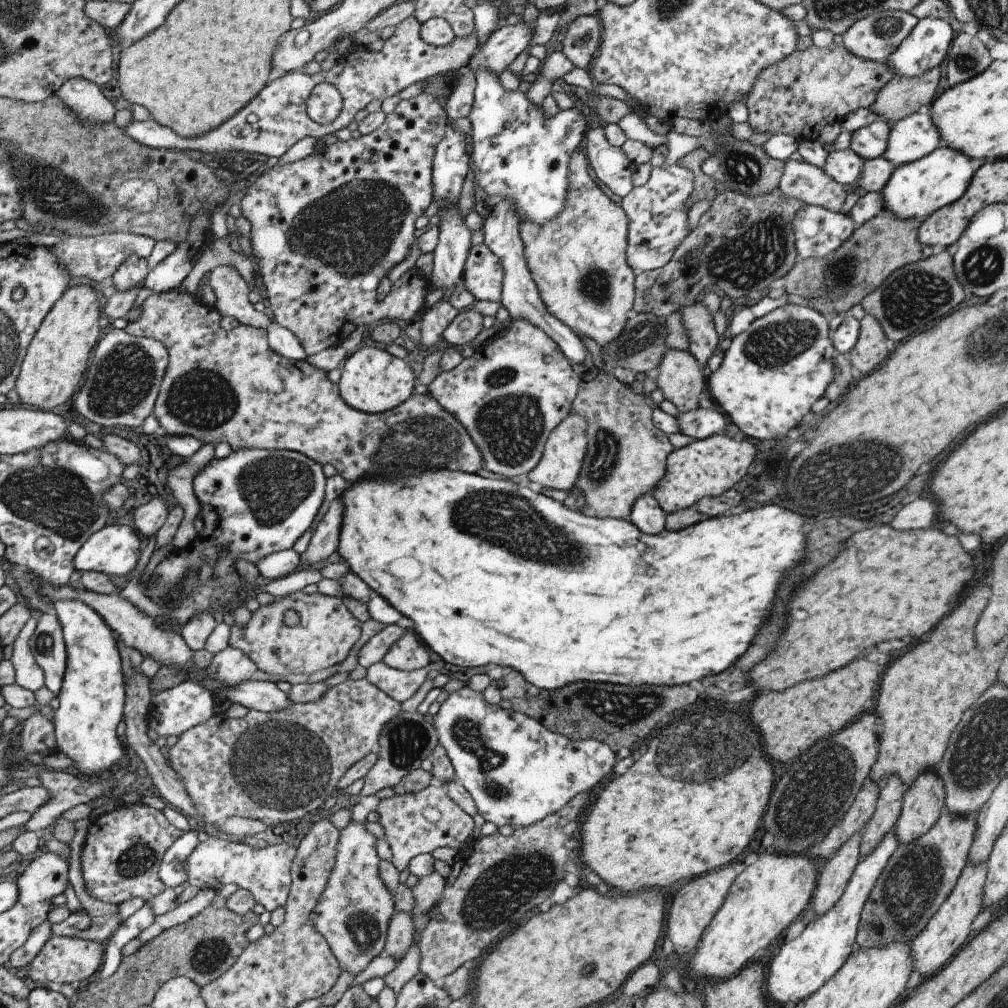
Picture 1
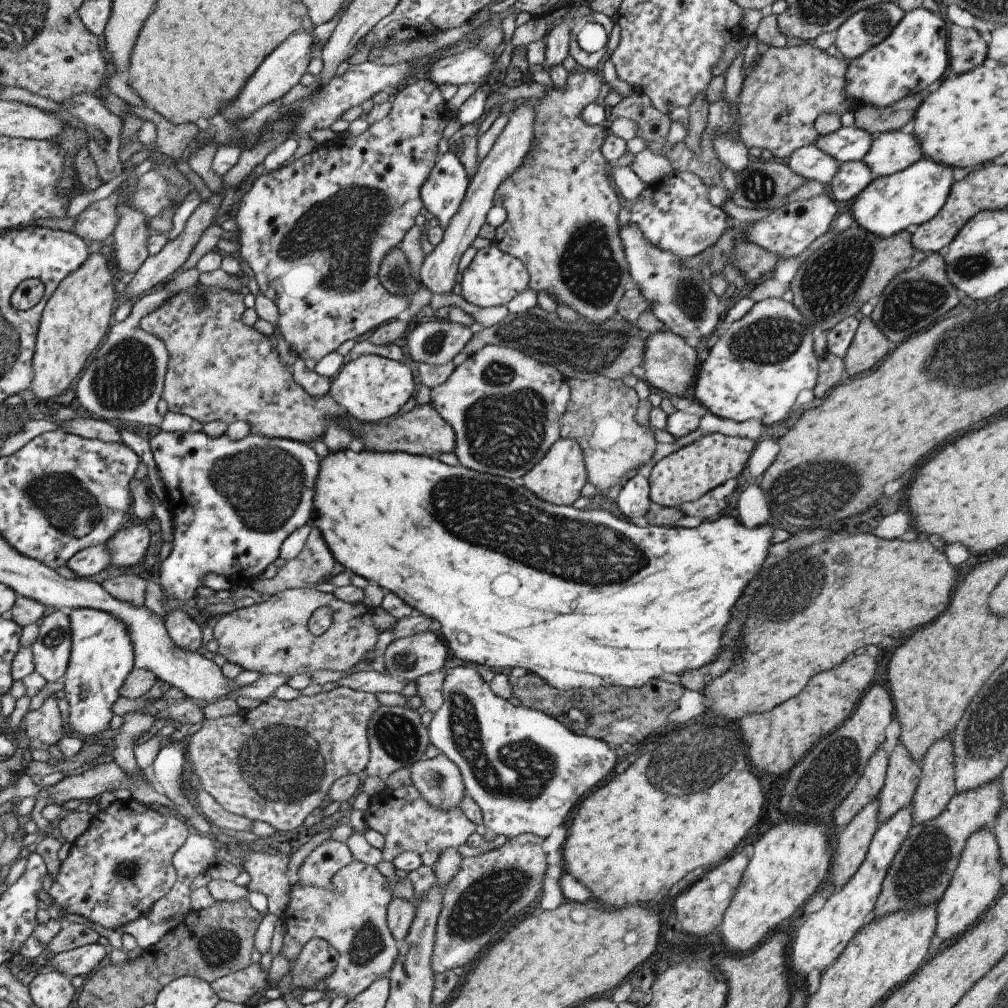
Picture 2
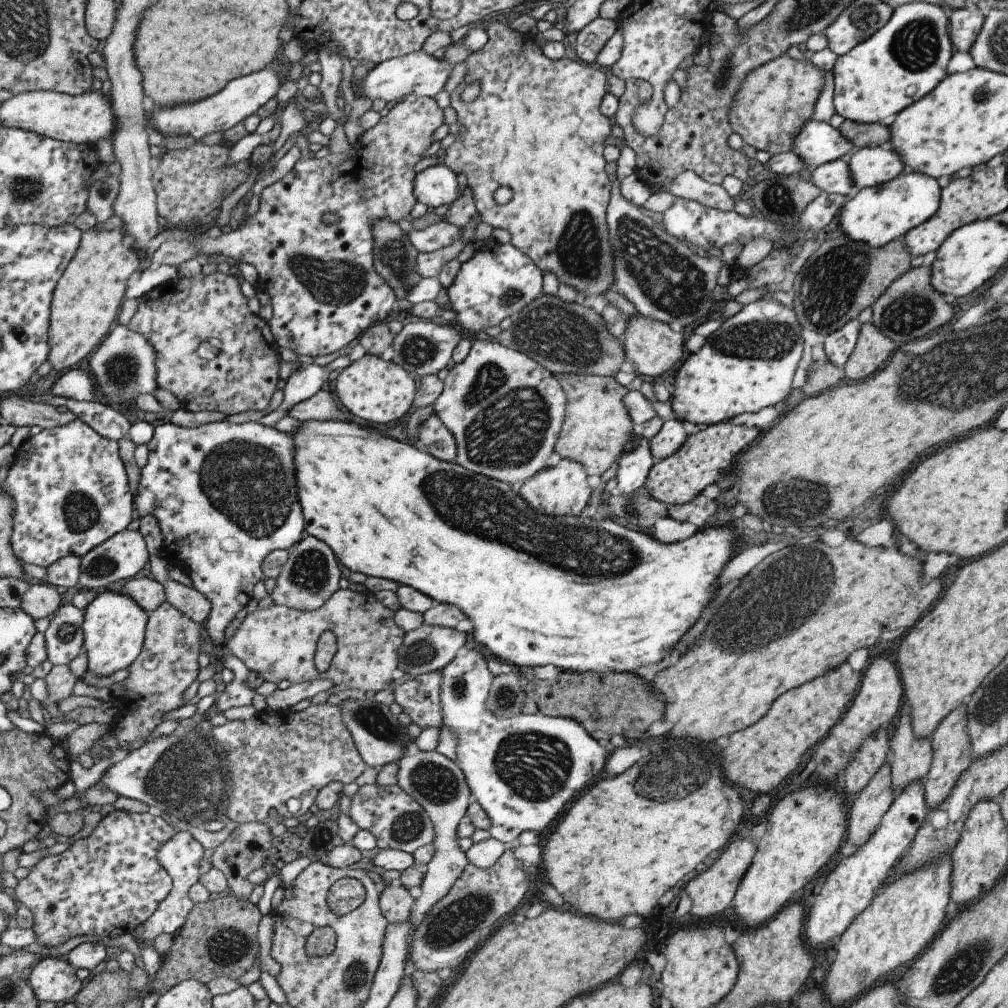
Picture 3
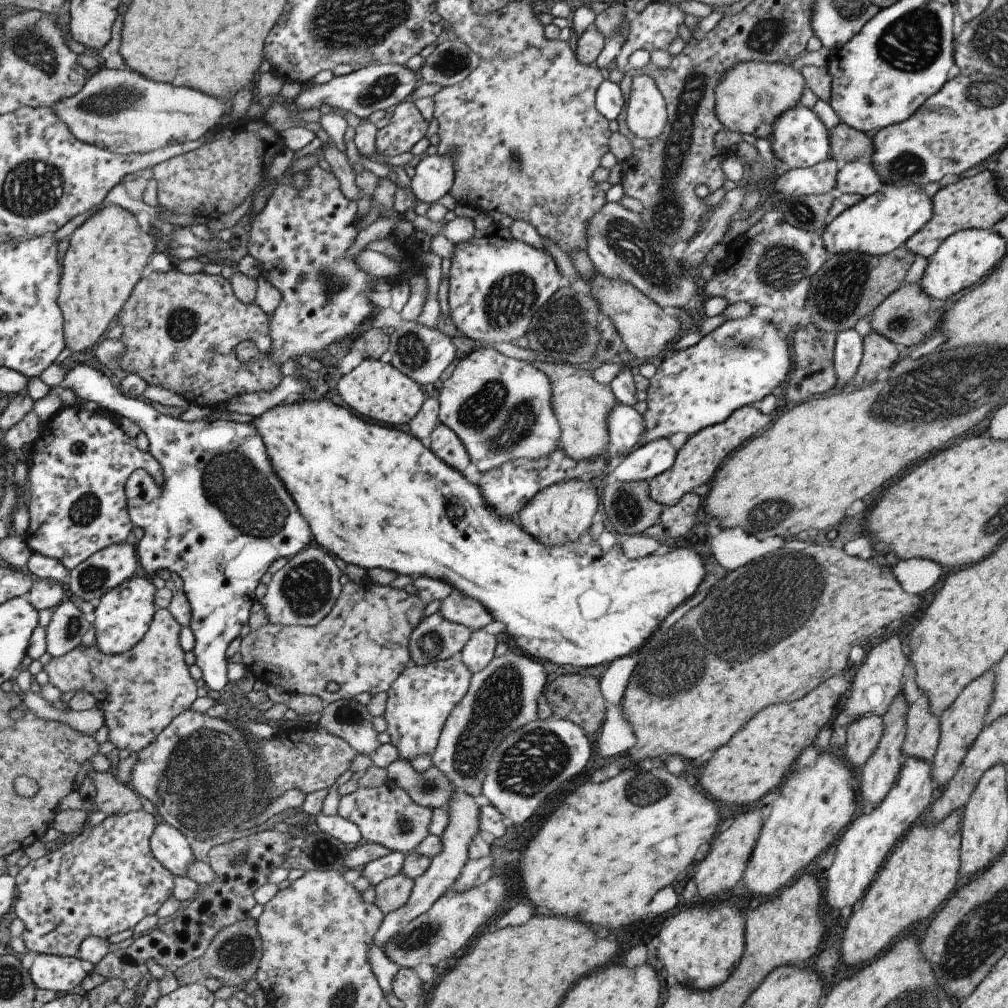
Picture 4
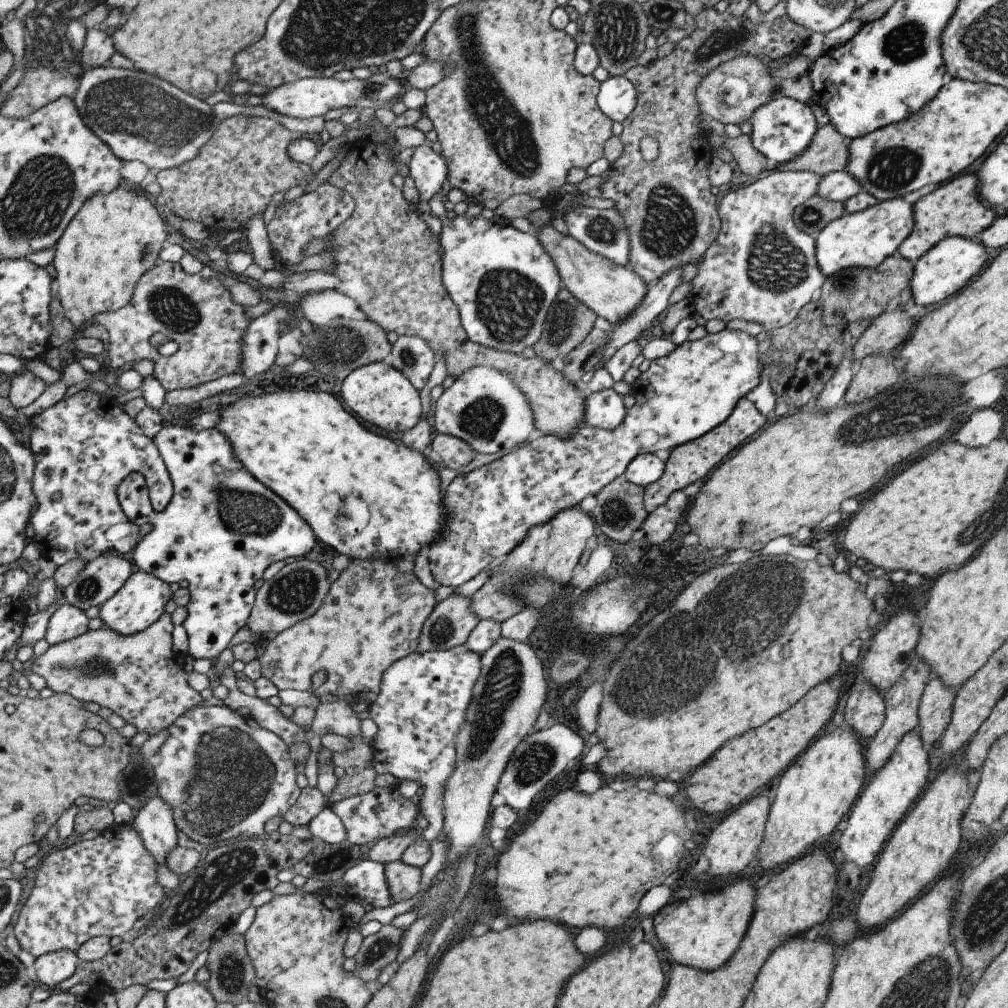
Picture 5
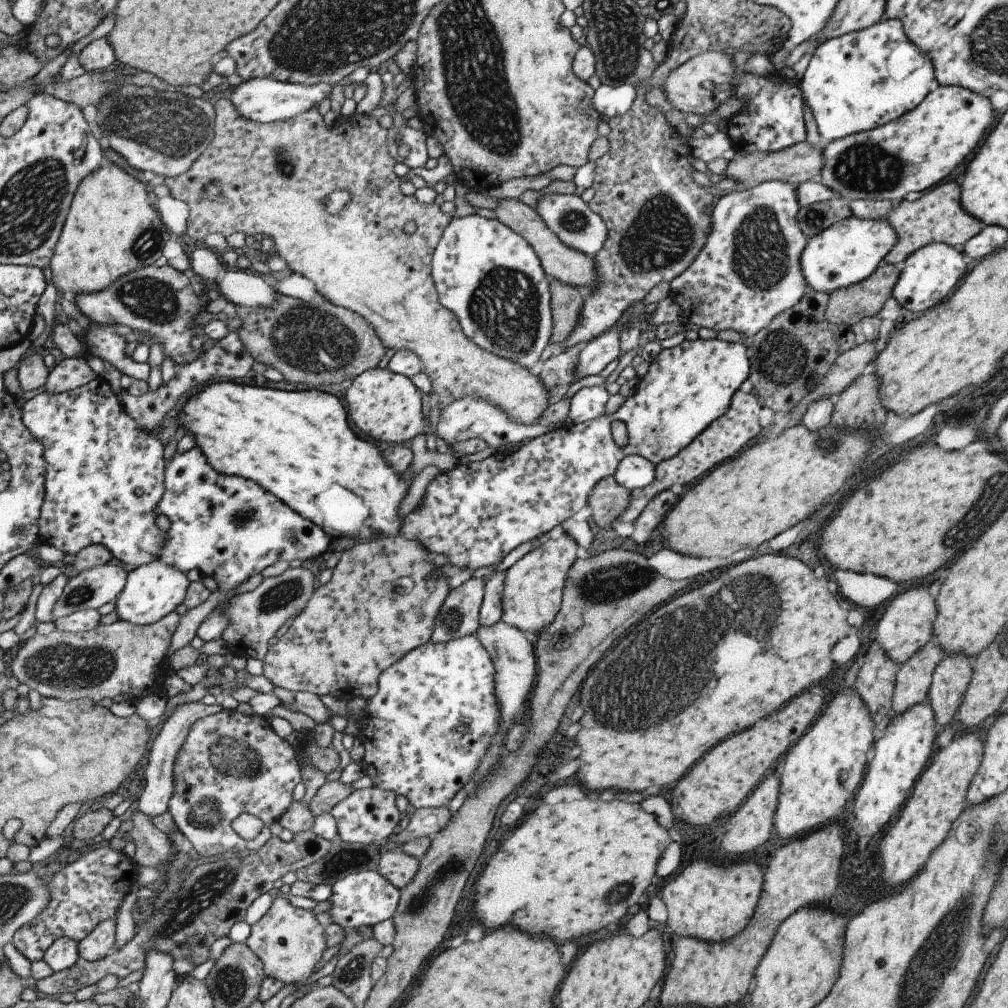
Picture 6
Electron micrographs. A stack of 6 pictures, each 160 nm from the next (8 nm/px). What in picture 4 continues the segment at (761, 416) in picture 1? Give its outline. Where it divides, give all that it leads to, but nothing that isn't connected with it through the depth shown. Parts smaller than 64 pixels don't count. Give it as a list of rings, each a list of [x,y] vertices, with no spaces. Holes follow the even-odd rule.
[[[751,314],[737,320],[727,320],[702,336],[696,344],[660,357],[655,362],[655,374],[648,379],[649,384],[645,391],[647,410],[641,415],[645,432],[643,438],[637,442],[637,447],[657,438],[669,438],[677,432],[688,437],[693,436],[702,428],[723,422],[734,410],[755,404],[767,394],[777,393],[780,384],[787,380],[787,374],[791,372],[789,339],[779,337],[778,331],[771,319],[761,319]]]

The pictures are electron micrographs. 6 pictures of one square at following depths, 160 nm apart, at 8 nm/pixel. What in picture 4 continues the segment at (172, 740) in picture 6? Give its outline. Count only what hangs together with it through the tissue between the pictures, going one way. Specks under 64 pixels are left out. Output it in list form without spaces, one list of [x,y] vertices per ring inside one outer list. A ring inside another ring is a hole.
[[[163,822],[157,824],[155,834],[151,838],[151,849],[162,867],[175,876],[187,876],[185,870],[194,861],[190,849],[190,840],[181,832]]]

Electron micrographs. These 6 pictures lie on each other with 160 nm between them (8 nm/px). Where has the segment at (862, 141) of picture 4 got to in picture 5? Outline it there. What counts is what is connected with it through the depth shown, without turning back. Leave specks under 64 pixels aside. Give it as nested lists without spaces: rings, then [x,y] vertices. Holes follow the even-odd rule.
[[[829,123],[818,126],[810,138],[810,143],[796,157],[779,163],[777,166],[773,164],[769,169],[777,171],[805,171],[815,173],[820,177],[833,172],[844,170],[847,162],[847,140],[845,140]]]

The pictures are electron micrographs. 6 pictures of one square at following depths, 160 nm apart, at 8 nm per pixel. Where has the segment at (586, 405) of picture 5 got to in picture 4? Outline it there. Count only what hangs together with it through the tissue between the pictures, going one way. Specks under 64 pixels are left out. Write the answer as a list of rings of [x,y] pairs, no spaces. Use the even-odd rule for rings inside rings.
[[[615,401],[611,412],[607,412],[607,432],[609,445],[616,456],[625,458],[637,448],[637,442],[643,438],[643,418],[632,406],[621,406]]]

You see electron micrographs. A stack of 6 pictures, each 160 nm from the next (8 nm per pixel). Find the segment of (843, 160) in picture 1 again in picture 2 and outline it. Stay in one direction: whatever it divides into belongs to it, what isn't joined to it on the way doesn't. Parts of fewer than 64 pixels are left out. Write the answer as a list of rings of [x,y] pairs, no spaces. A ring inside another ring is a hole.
[[[812,143],[788,154],[783,163],[791,172],[802,176],[807,181],[817,181],[821,184],[827,184],[833,178],[839,164]]]

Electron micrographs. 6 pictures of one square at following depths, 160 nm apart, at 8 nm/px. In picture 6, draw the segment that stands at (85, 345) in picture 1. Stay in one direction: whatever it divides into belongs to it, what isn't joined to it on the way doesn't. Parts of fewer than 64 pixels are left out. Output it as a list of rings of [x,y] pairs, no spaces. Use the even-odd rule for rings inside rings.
[[[115,162],[105,163],[98,171],[83,179],[74,196],[62,236],[54,252],[50,270],[55,288],[72,300],[80,292],[98,293],[110,287],[119,277],[141,267],[155,264],[161,256],[165,242],[169,240],[169,231],[161,224],[161,215],[149,202],[147,186],[123,170]]]

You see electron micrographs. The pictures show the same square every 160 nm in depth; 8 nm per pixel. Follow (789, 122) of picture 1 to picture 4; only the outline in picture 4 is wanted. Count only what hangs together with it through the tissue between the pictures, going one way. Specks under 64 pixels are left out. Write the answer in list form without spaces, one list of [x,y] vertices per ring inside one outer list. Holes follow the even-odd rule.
[[[759,61],[737,62],[737,66],[731,66],[731,70],[727,70],[723,74],[721,82],[715,86],[715,117],[726,130],[769,140],[771,124],[775,122],[775,118],[779,118],[779,114],[783,114],[785,110],[791,110],[791,108],[799,105],[803,88],[805,88],[803,76],[789,64]]]

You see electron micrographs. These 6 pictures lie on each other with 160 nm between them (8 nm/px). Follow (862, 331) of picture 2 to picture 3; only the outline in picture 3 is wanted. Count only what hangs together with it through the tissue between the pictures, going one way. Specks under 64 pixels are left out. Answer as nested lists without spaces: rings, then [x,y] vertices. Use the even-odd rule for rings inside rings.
[[[870,322],[862,324],[854,349],[842,366],[845,377],[849,380],[866,379],[871,372],[876,372],[893,350],[895,350],[895,343],[883,336],[875,326]]]

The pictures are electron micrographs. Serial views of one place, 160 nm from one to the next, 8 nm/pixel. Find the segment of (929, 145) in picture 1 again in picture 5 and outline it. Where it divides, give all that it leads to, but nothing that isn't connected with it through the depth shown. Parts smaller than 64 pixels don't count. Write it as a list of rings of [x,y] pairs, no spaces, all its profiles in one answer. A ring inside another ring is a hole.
[[[844,170],[821,175],[817,181],[816,194],[822,199],[845,202],[861,190],[859,183]]]

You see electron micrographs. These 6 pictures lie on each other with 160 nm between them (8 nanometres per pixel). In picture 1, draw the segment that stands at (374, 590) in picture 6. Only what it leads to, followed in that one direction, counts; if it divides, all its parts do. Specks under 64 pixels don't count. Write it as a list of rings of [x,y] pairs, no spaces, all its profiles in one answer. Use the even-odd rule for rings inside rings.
[[[299,590],[259,606],[251,612],[245,626],[238,627],[229,620],[228,646],[241,650],[259,670],[267,674],[301,674],[307,677],[344,661],[360,636],[360,626],[340,598],[323,596],[319,592],[303,594]],[[287,610],[293,610],[299,617],[299,624],[293,628],[283,624],[283,614]]]

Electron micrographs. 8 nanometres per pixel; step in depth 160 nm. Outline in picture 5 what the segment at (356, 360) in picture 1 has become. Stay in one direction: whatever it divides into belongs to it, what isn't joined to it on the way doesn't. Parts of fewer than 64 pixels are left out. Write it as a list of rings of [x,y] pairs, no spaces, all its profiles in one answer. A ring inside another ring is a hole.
[[[367,363],[352,370],[341,383],[340,395],[349,412],[385,432],[405,432],[420,419],[419,393],[402,372],[387,363]]]

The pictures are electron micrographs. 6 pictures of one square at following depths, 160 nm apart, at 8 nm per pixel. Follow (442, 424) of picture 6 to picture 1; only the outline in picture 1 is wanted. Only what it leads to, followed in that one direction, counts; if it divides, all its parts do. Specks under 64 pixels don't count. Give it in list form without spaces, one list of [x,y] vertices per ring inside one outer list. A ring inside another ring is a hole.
[[[511,319],[511,326],[498,331],[494,338],[476,349],[473,356],[459,362],[448,372],[441,372],[427,386],[430,396],[471,436],[477,446],[483,466],[489,472],[505,478],[528,473],[537,466],[553,428],[565,418],[576,396],[580,376],[573,372],[557,344],[543,330],[527,320]]]

